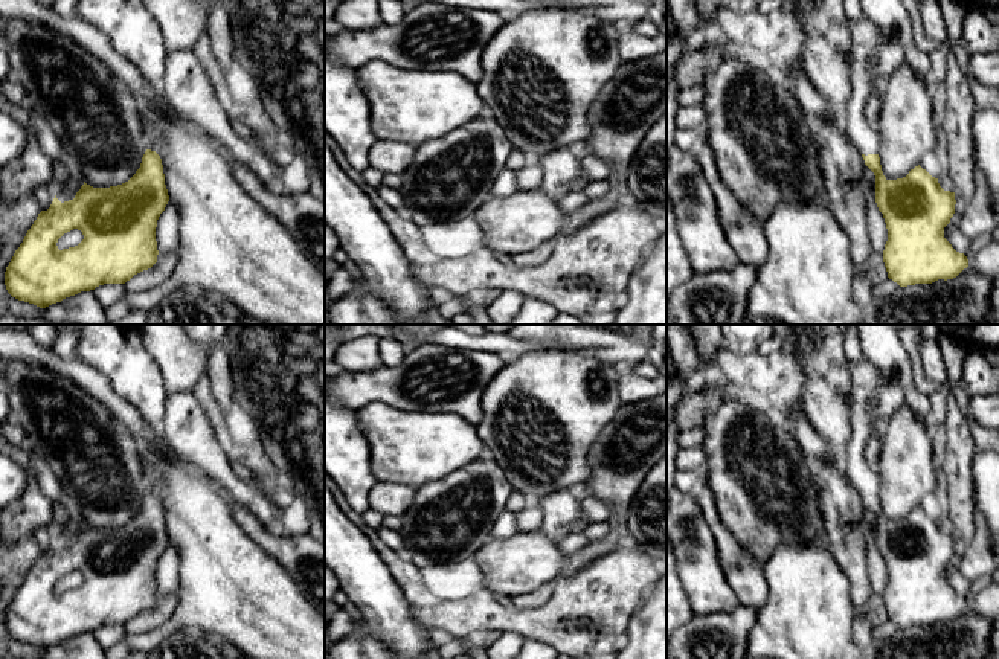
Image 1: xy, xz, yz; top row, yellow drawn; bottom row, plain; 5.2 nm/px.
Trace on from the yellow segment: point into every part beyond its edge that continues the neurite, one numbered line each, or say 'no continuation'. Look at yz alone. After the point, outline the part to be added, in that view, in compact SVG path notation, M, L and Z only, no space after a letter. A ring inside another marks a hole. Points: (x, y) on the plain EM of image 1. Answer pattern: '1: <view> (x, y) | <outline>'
1: yz (865, 383) | M863 357L853 363L846 360L850 371L850 410L851 410L851 438L842 455L843 471L860 496L879 496L880 479L877 470L871 468L865 459L865 447L874 435L875 420L889 420L904 403L904 392L894 383L888 383L875 368Z

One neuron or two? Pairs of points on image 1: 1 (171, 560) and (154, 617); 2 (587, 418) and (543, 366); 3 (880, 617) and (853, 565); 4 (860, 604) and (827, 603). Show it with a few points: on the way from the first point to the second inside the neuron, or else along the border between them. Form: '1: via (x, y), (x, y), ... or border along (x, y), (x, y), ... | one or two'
1: via (168, 574), (167, 603) | one
2: via (575, 406), (548, 379) | one
3: border along (867, 560), (870, 572), (868, 621) | two
4: border along (844, 569), (850, 585), (850, 601), (856, 615) | two

